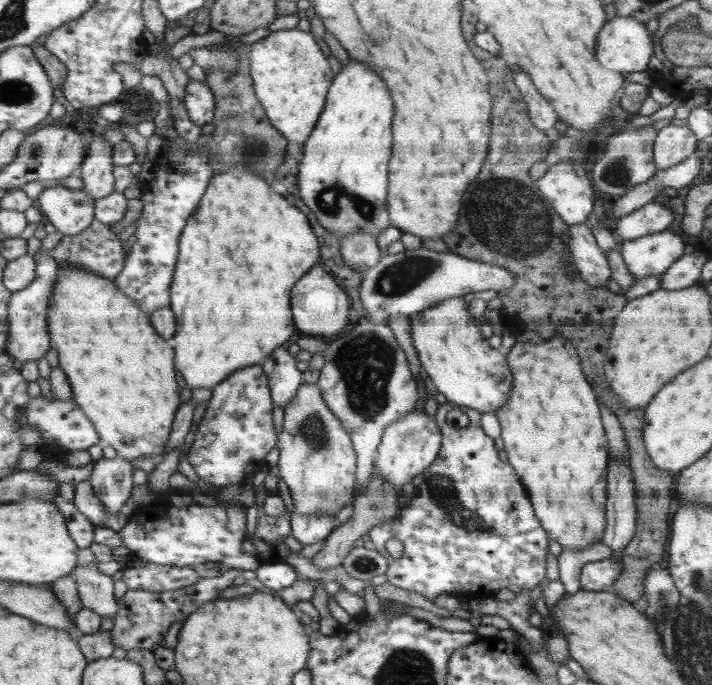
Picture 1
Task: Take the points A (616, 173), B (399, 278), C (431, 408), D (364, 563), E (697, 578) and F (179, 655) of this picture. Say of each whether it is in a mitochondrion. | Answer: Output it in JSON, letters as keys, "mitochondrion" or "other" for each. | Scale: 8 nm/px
{"A":"mitochondrion","B":"mitochondrion","C":"other","D":"mitochondrion","E":"mitochondrion","F":"other"}

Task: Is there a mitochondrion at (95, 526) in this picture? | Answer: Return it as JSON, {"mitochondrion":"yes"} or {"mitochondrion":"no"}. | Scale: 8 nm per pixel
{"mitochondrion":"no"}

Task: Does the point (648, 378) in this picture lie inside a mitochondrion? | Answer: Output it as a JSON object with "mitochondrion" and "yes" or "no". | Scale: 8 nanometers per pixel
{"mitochondrion":"no"}

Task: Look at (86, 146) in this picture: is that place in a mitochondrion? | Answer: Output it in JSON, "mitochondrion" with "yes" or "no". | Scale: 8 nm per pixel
{"mitochondrion":"no"}

